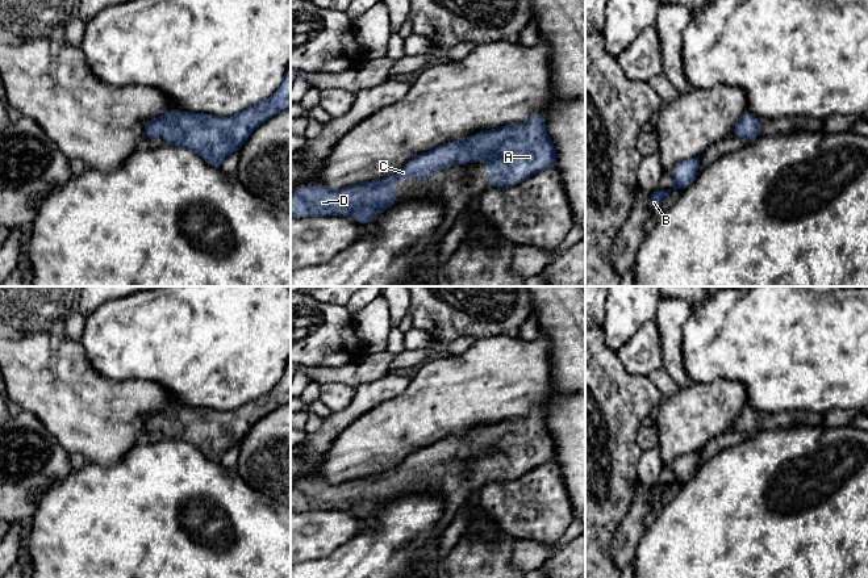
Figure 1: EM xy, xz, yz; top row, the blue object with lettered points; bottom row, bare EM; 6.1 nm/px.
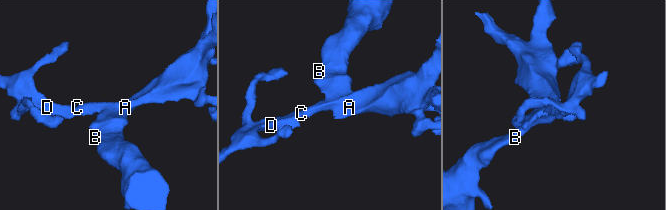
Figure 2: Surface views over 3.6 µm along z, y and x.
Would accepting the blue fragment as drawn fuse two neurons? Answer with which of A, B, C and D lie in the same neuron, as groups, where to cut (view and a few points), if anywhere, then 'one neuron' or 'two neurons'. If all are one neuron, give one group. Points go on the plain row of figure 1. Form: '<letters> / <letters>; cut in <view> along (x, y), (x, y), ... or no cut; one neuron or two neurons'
A B C D; no cut; one neuron

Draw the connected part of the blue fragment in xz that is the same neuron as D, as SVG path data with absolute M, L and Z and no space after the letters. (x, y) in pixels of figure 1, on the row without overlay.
M533 409L522 418L483 424L464 435L441 439L409 455L395 469L375 476L337 483L317 479L300 482L296 487L291 489L291 512L346 510L355 514L359 519L368 519L376 507L388 503L398 495L393 486L393 476L396 473L406 474L410 469L414 469L417 476L425 477L427 470L452 458L467 458L480 453L484 453L489 460L485 473L492 481L518 479L541 465L547 462L556 464L556 444L546 426L546 415L544 409Z

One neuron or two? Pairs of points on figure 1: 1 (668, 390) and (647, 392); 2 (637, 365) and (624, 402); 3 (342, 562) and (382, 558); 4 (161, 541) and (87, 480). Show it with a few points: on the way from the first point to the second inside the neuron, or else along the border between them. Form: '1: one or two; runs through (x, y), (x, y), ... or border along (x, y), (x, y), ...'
1: two; border along (647, 375), (663, 398)
2: two; border along (616, 352), (626, 372), (630, 375), (647, 375)
3: one; runs through (351, 562), (372, 562)
4: one; runs through (142, 535), (105, 498)

